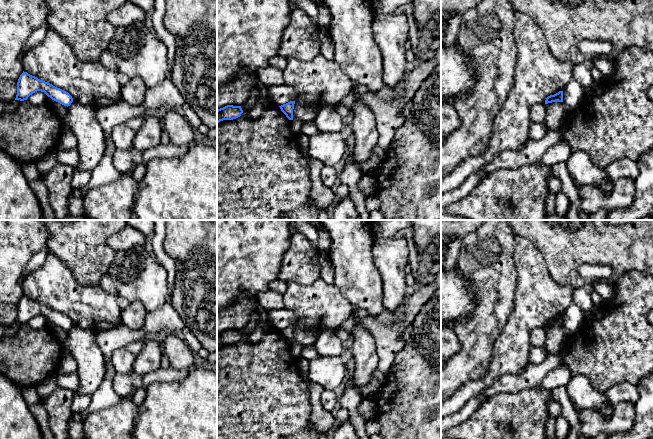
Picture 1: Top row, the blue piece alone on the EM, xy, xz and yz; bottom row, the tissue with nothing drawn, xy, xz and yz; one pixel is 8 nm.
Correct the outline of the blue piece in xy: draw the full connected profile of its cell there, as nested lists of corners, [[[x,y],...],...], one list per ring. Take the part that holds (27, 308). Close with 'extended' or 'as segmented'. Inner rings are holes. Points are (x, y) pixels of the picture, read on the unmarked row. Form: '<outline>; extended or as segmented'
[[[23,295],[17,306],[15,324],[27,324],[30,319],[37,315],[44,316],[52,324],[67,331],[73,326],[73,322],[68,316]]]; as segmented

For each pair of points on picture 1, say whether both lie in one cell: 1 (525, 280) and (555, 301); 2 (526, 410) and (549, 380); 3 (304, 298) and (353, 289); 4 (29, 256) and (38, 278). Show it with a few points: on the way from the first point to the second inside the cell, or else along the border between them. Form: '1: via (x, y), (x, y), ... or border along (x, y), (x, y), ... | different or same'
1: via (532, 287), (544, 299), (548, 300) | same
2: border along (545, 388), (550, 391) | different
3: border along (333, 284), (353, 307) | different
4: border along (49, 253), (40, 266), (27, 274), (23, 290) | different

